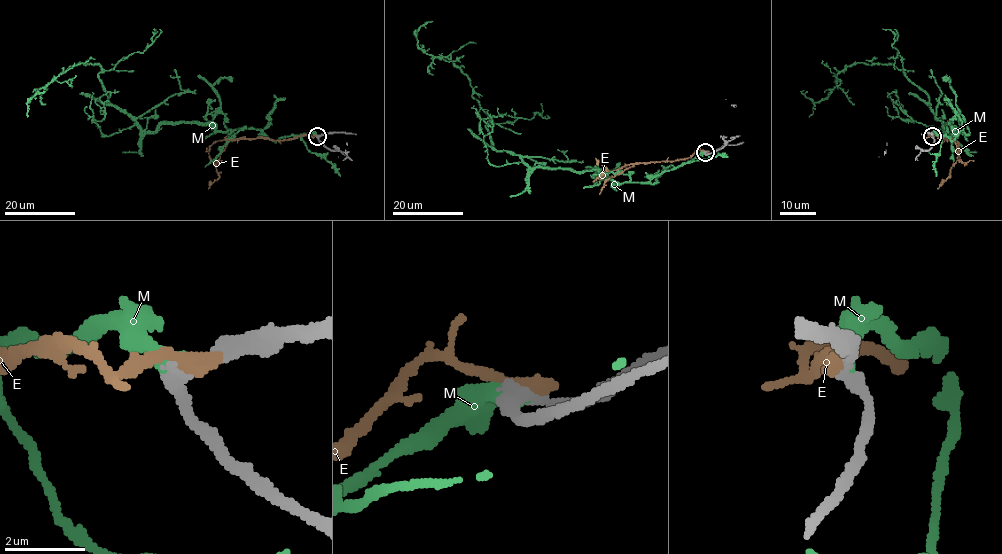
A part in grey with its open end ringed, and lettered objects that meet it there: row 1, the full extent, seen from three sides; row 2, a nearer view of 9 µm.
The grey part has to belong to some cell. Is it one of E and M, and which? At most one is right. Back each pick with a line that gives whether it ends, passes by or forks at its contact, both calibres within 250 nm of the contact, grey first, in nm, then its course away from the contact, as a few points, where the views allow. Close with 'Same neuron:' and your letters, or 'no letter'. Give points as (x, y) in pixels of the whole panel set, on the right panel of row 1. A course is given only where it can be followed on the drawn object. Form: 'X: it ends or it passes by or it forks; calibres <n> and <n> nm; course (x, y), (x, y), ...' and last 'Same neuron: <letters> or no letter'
M: it ends; calibres 400 and 360 nm; course (932, 135), (962, 128), (945, 131), (892, 64), (848, 65), (824, 99), (801, 91)
Same neuron: M

